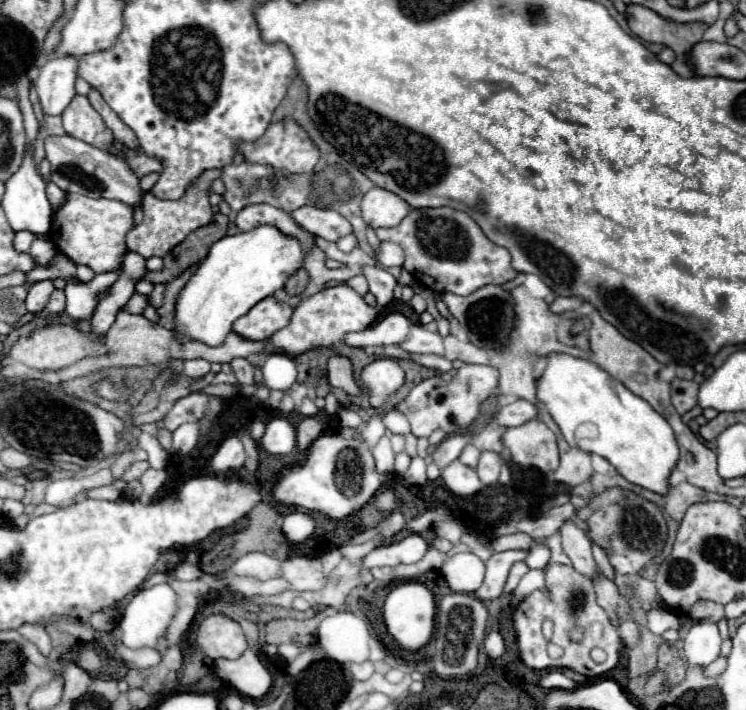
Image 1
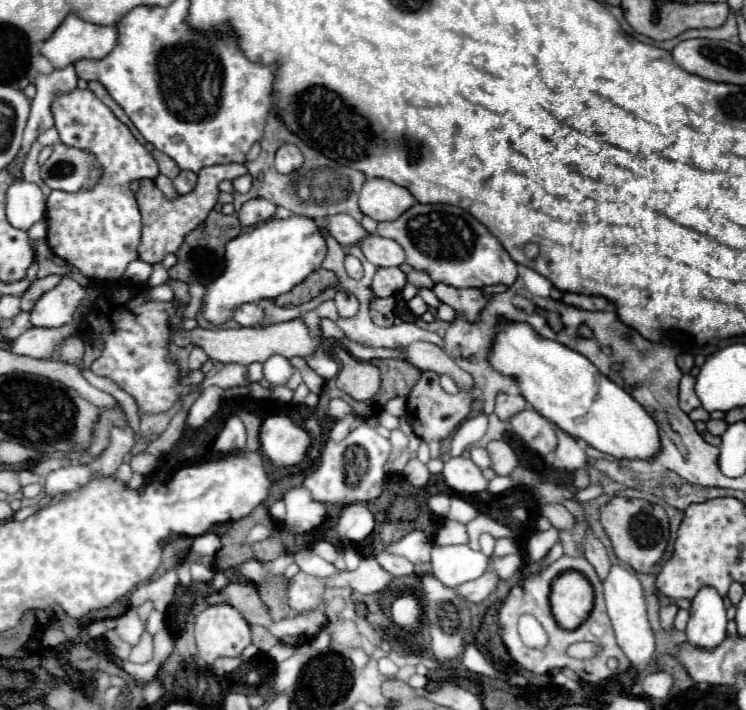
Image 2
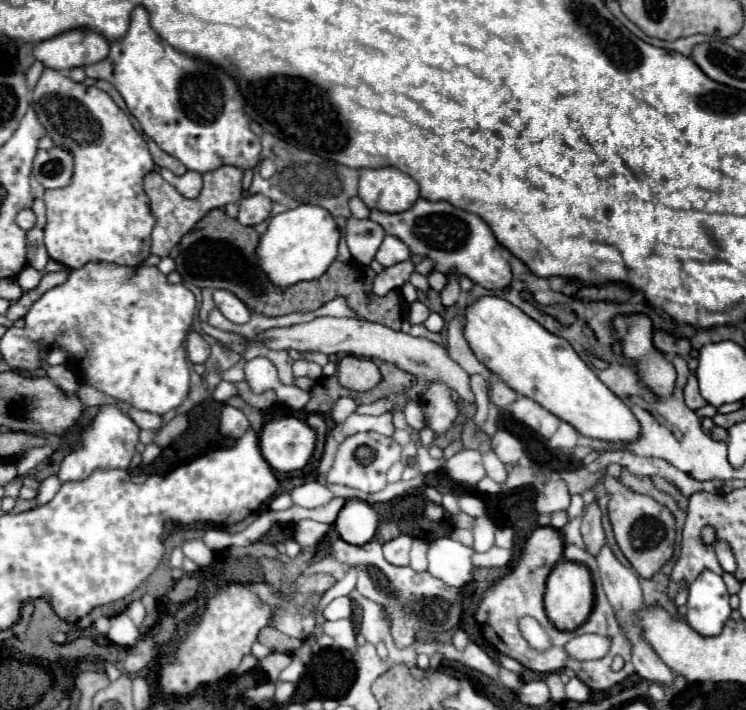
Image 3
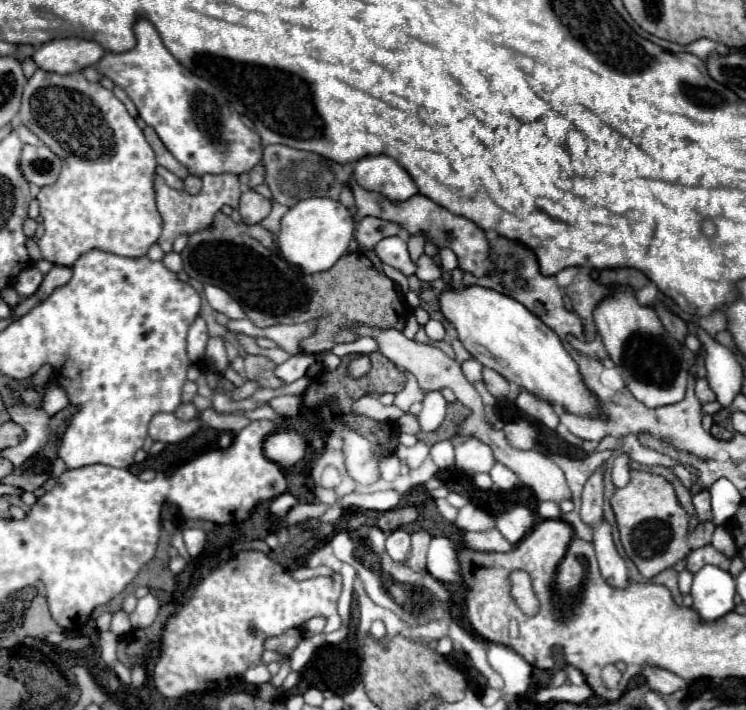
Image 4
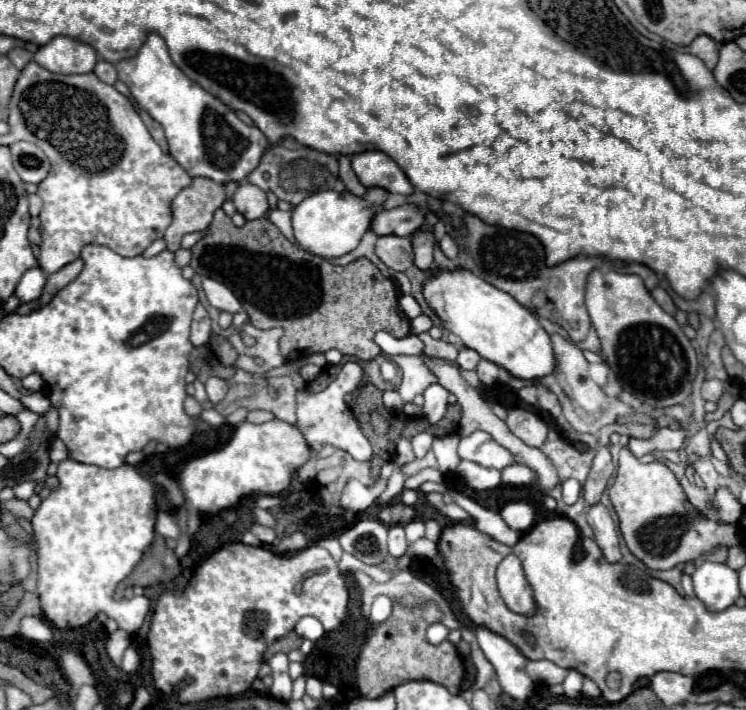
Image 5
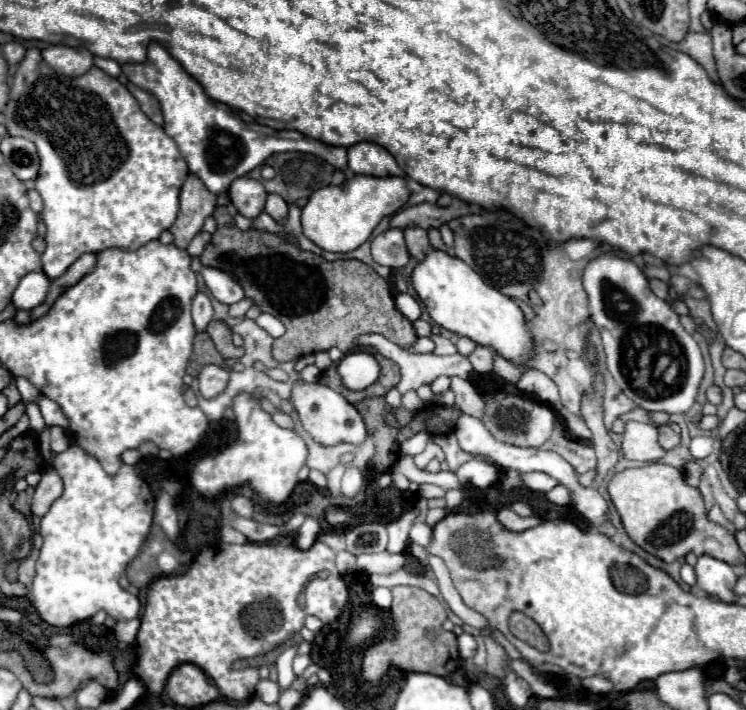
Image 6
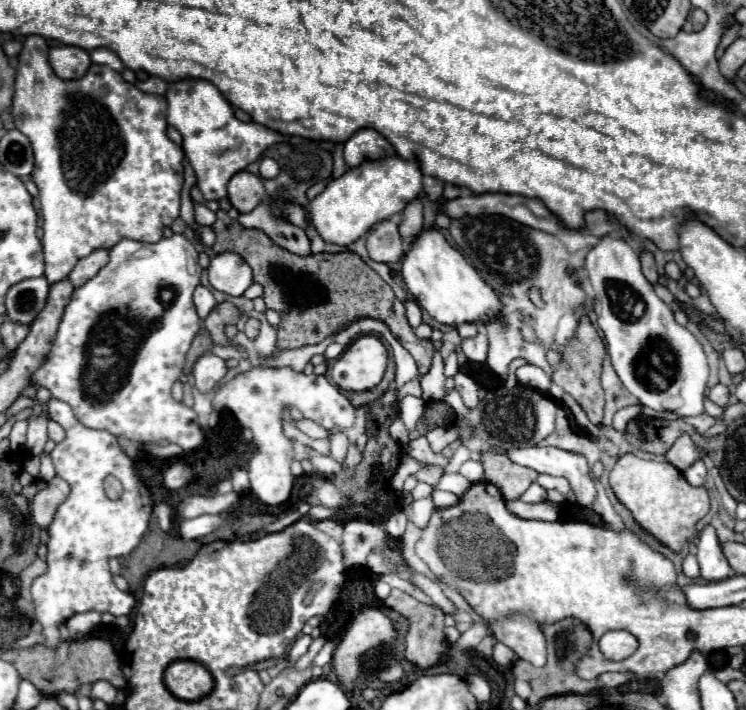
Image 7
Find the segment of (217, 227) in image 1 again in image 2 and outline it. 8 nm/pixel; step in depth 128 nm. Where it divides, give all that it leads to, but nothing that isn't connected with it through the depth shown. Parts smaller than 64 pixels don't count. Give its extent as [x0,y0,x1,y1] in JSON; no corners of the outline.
[170,210,242,286]

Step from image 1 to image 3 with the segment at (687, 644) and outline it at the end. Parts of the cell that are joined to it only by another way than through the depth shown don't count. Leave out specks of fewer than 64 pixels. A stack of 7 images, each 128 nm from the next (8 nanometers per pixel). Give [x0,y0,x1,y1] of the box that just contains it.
[686,570,730,636]

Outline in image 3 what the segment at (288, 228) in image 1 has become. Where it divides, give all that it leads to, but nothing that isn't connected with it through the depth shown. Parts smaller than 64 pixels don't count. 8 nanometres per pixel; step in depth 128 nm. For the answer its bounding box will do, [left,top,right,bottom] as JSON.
[238,194,272,226]

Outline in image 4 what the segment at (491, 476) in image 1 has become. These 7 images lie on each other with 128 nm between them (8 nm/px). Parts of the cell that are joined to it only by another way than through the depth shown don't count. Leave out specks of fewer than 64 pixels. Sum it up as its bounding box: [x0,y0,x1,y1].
[504,420,538,450]

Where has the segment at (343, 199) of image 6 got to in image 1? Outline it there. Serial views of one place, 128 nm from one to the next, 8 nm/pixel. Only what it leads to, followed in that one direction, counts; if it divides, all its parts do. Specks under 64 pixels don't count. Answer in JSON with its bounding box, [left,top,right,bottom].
[176,224,306,346]

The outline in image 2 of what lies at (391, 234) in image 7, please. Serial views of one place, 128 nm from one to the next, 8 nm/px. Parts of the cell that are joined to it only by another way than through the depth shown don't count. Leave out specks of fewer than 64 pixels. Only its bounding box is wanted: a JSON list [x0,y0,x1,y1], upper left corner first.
[360,236,404,266]

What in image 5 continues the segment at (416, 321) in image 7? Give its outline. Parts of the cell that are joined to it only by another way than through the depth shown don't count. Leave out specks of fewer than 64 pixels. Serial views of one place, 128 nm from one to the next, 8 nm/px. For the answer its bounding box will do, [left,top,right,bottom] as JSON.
[398,294,420,320]

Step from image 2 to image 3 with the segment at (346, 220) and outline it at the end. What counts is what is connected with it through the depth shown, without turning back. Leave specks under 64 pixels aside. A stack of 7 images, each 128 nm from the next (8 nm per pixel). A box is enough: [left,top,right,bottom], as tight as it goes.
[346,218,386,266]

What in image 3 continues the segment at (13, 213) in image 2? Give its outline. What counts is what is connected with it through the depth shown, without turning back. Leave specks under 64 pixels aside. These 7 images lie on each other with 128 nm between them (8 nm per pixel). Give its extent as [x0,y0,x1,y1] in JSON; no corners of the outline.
[16,210,36,230]

